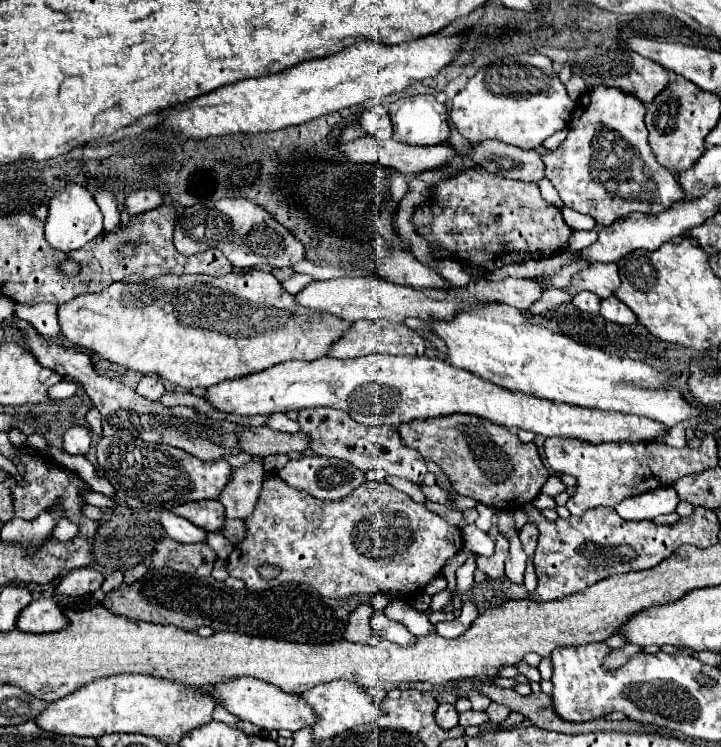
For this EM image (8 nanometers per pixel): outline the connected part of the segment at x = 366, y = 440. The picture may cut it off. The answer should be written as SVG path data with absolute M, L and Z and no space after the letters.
M332 407L302 409L298 413L298 423L300 423L300 431L310 435L310 439L312 439L310 449L316 455L350 461L354 467L358 467L362 471L384 469L388 475L404 477L404 479L418 483L418 485L422 483L424 475L428 473L424 457L418 451L406 447L400 441L398 431L392 425L382 425L382 427L360 425L348 413L344 413L340 409L332 409Z

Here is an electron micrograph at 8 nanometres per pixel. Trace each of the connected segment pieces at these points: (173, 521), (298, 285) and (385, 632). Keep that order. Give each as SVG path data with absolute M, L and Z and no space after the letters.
M170 511L162 513L160 523L162 523L166 535L180 543L200 543L200 541L206 541L206 537L208 537L208 533L204 529L192 525L188 519L182 519Z
M295 273L291 278L282 283L282 287L288 291L288 293L298 293L300 289L304 289L304 285L312 283L314 279L303 273Z
M374 611L374 615L372 615L372 629L376 631L378 637L392 639L398 645L412 645L412 641L416 639L402 623L388 619L382 611Z

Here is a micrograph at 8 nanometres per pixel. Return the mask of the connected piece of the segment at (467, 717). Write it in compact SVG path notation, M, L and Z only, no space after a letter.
M466 711L466 713L460 713L460 725L462 727L470 727L470 725L482 725L486 723L488 717L486 713L478 713L478 711Z

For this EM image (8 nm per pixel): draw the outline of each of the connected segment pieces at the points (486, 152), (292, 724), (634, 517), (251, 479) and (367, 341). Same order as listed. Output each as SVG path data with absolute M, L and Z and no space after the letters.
M482 141L474 143L466 153L476 165L502 175L506 179L518 181L540 181L544 177L544 163L538 151L532 149L516 149L516 145L500 143L500 141Z
M238 677L236 681L224 681L224 685L212 685L210 689L202 687L200 691L204 695L212 697L218 705L222 705L226 711L230 711L238 719L250 721L250 723L258 725L260 729L296 731L296 729L302 729L316 721L312 709L298 695L284 693L282 689L278 689L274 685L268 685L266 681L256 681L252 677Z
M664 487L664 489L654 489L638 497L630 497L616 505L614 509L618 515L626 521L638 521L638 519L654 519L664 513L674 513L678 507L680 499L674 487Z
M250 461L246 467L234 469L230 483L220 493L220 503L226 509L226 519L246 521L252 515L262 489L262 479L264 469L258 461Z
M356 321L352 329L336 341L328 355L336 359L354 359L364 357L372 353L390 353L390 355L424 355L424 339L418 337L412 329L408 329L404 323L392 323L392 321Z

